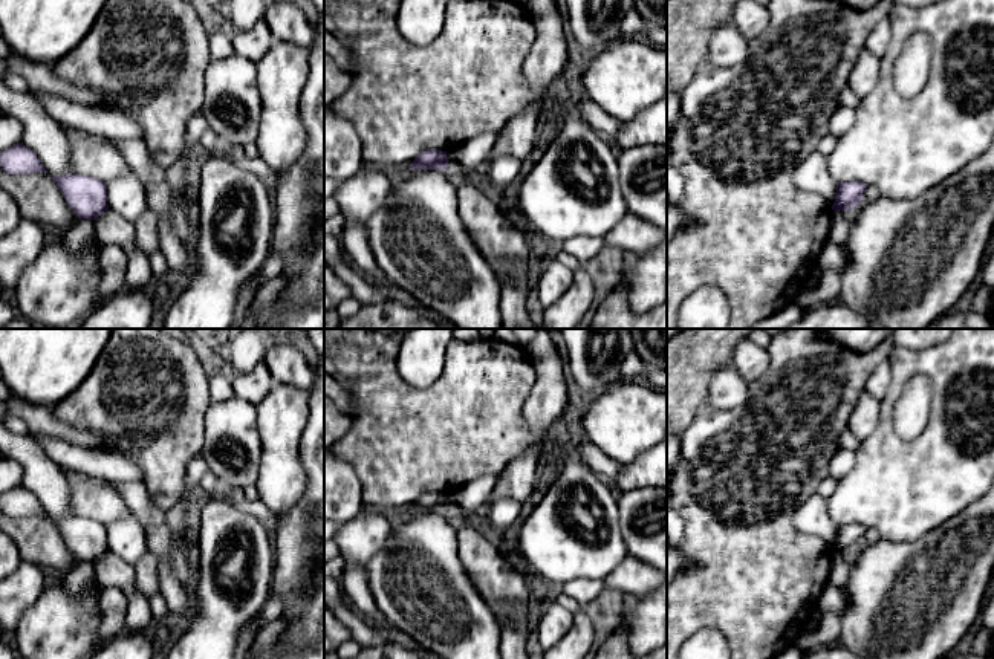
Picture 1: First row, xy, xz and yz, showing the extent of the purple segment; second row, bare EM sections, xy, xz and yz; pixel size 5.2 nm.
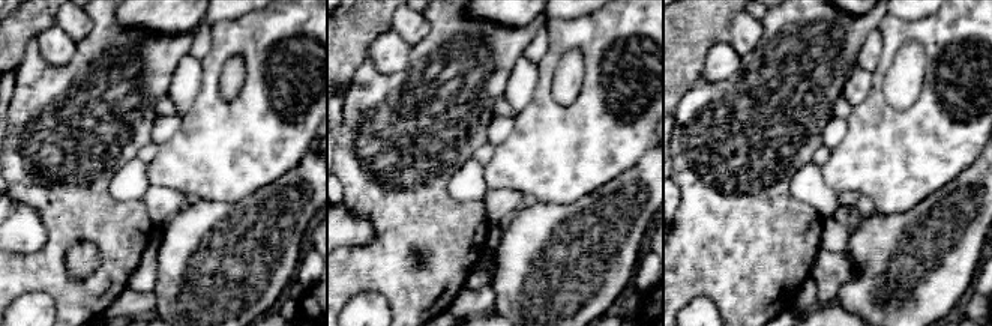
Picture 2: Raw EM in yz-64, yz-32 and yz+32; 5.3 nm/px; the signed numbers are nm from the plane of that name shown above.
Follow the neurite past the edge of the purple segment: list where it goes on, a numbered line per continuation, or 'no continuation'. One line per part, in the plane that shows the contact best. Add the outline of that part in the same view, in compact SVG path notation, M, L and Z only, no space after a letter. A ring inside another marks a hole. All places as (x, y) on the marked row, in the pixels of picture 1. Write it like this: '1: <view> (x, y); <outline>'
no continuation

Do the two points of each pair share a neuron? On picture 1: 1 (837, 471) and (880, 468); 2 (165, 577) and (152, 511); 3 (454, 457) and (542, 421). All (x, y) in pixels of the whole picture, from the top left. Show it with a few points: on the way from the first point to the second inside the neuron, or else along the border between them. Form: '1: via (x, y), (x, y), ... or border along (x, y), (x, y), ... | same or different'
1: border along (855, 451), (855, 464), (837, 482) | different
2: via (164, 560), (155, 528) | same
3: border along (532, 390), (525, 422), (534, 444), (514, 459) | different

